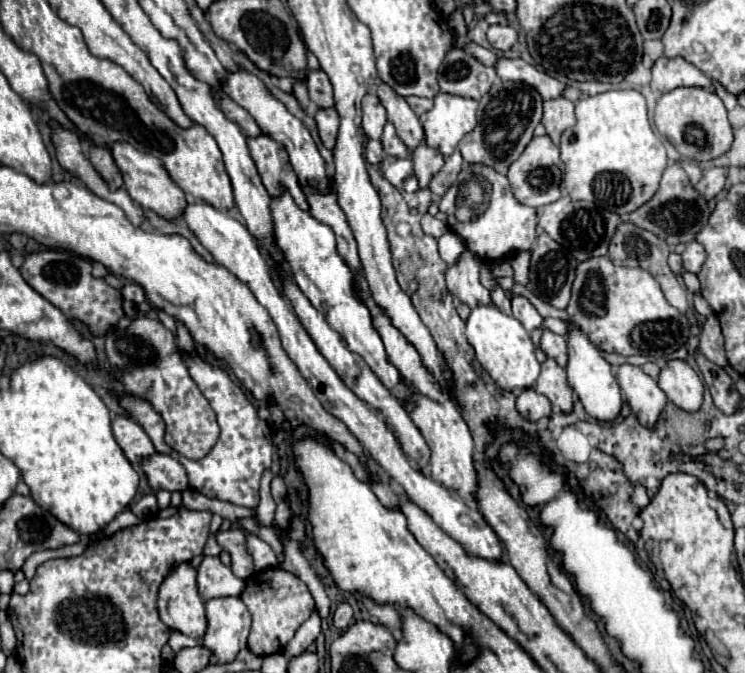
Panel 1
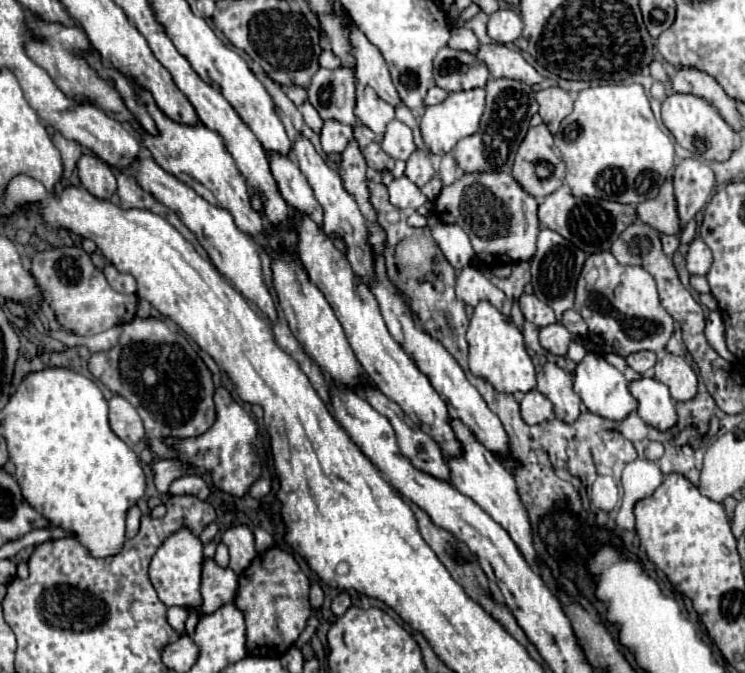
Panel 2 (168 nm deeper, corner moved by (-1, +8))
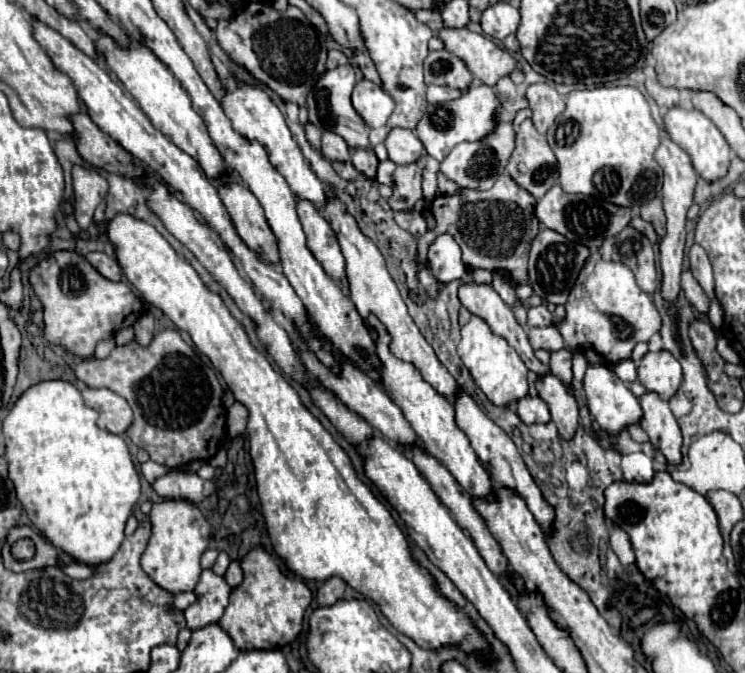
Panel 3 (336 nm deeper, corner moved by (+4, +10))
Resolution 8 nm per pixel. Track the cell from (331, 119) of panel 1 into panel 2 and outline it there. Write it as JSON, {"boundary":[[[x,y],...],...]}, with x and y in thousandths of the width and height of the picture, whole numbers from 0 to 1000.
{"boundary":[[[438,180],[430,198],[430,210],[432,210],[435,227],[459,227],[472,210],[472,189],[448,183],[448,180]]]}

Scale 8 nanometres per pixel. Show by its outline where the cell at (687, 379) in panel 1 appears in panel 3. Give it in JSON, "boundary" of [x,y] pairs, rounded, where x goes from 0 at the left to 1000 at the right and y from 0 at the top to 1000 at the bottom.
{"boundary":[[[871,522],[855,545],[855,563],[868,581],[879,581],[887,593],[898,596],[909,584],[917,554],[911,536],[898,522]]]}

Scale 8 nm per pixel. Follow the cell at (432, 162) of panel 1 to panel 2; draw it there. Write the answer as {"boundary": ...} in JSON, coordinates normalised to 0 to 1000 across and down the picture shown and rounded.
{"boundary":[[[556,224],[550,236],[545,239],[545,257],[542,257],[556,275],[566,278],[583,263],[583,248],[577,239],[574,224]]]}

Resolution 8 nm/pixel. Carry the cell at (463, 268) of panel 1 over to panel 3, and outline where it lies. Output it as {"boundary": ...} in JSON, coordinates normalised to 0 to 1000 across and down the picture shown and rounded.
{"boundary":[[[619,421],[616,426],[616,447],[646,474],[654,477],[659,492],[675,504],[697,525],[705,545],[718,551],[721,557],[737,554],[737,545],[726,542],[723,533],[715,527],[715,516],[710,513],[705,489],[691,477],[686,459],[675,450],[675,444],[662,432],[659,423],[643,421]]]}

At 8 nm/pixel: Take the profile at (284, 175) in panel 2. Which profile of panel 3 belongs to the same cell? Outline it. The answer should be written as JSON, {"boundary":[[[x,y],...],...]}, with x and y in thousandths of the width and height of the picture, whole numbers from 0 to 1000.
{"boundary":[[[396,293],[396,305],[399,305],[399,319],[412,349],[412,364],[420,382],[434,394],[436,406],[444,415],[458,421],[458,429],[466,438],[468,426],[466,426],[466,412],[463,412],[463,385],[458,379],[455,361],[450,355],[450,346],[442,328],[431,319],[431,314],[417,299]]]}

